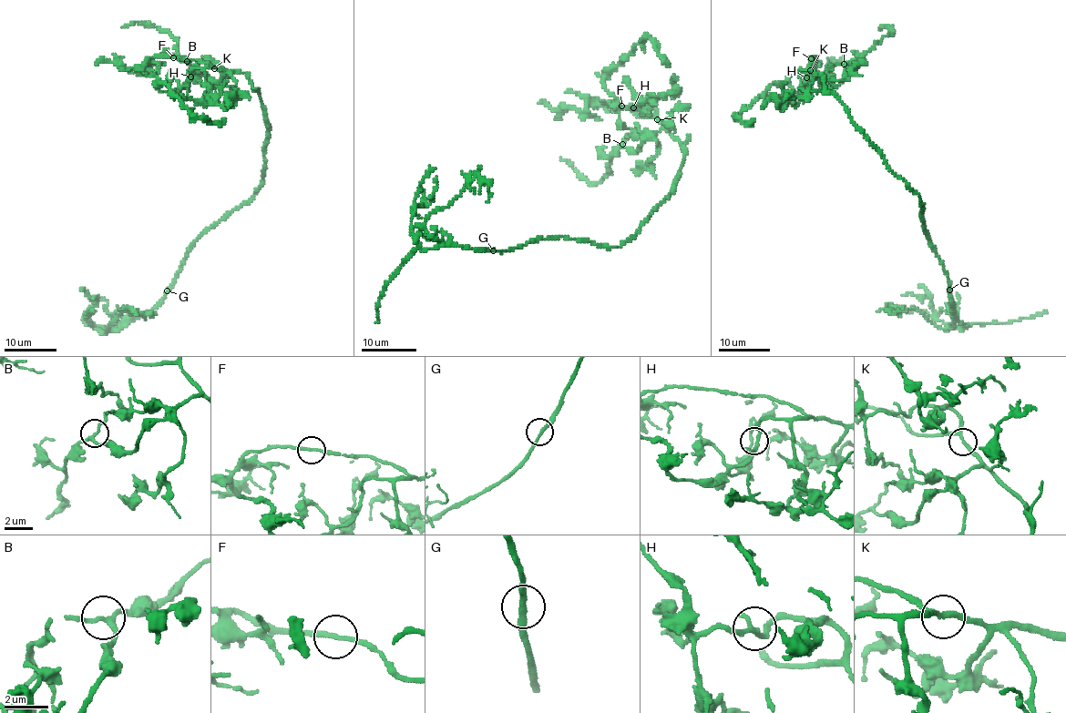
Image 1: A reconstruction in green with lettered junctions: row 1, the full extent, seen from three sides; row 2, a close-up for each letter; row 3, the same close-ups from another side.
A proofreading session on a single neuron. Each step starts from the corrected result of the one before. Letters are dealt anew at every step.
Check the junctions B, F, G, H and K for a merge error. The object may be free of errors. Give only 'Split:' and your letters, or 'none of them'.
Split: none of them

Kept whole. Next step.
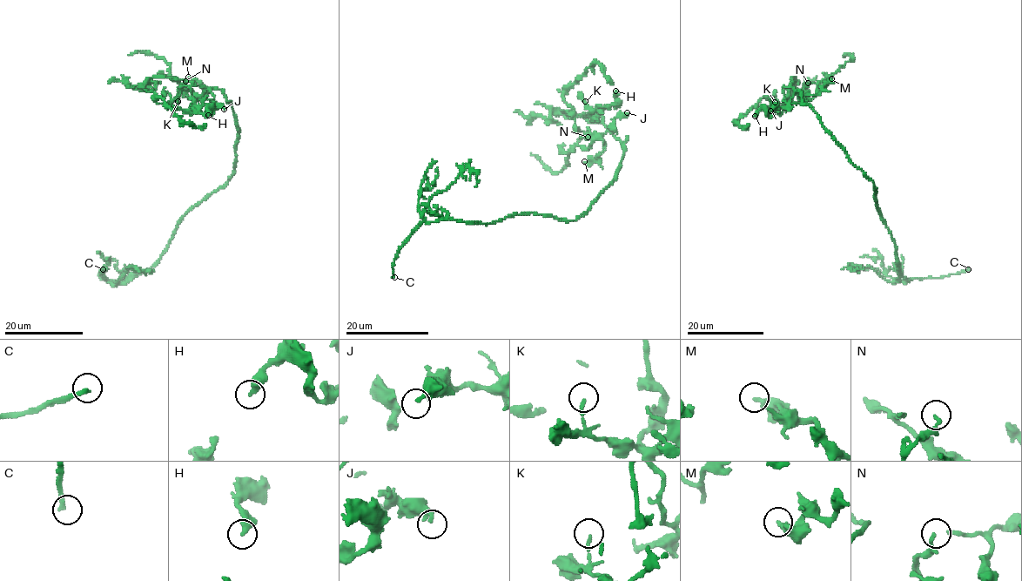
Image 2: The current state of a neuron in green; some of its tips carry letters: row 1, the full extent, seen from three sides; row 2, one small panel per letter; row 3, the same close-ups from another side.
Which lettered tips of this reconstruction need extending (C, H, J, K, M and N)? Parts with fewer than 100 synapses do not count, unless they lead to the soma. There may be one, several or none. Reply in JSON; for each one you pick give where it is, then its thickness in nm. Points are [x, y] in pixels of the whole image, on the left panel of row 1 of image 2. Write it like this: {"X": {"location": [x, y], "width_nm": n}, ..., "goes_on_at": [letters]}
{"C": {"location": [103, 269], "width_nm": 220}, "goes_on_at": ["C"]}

